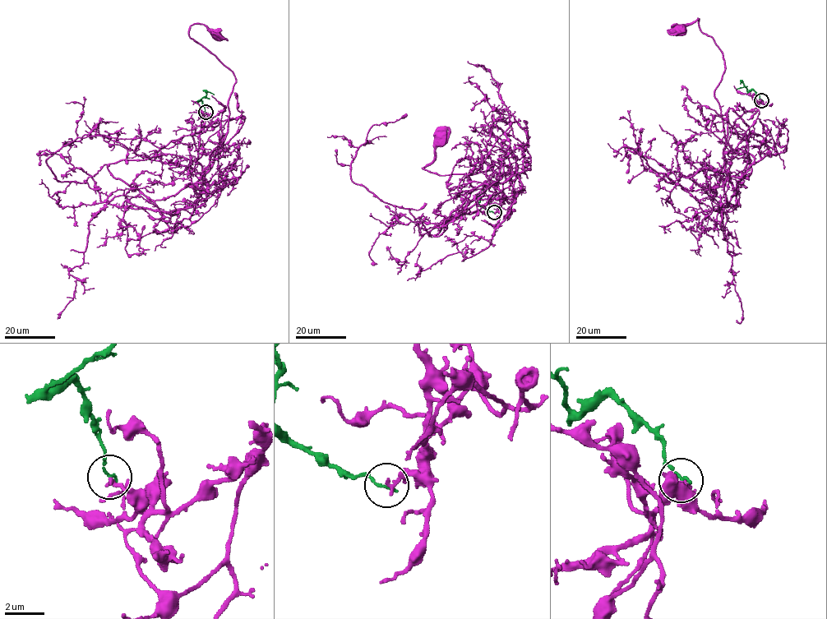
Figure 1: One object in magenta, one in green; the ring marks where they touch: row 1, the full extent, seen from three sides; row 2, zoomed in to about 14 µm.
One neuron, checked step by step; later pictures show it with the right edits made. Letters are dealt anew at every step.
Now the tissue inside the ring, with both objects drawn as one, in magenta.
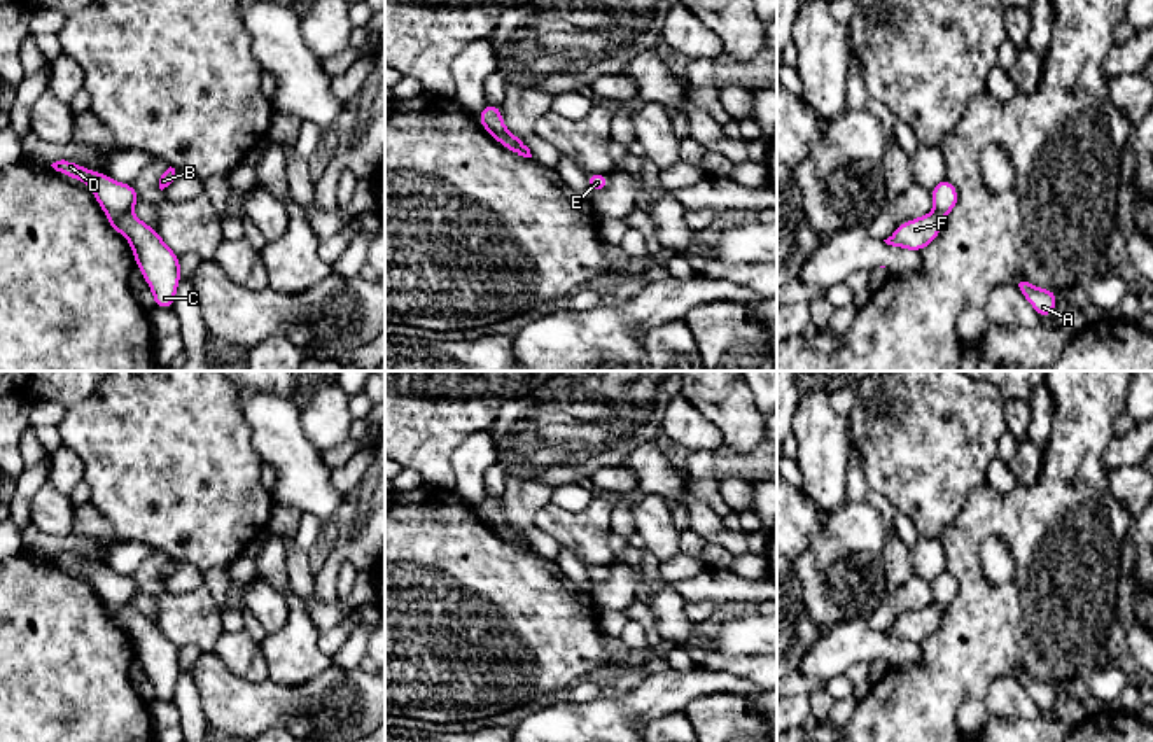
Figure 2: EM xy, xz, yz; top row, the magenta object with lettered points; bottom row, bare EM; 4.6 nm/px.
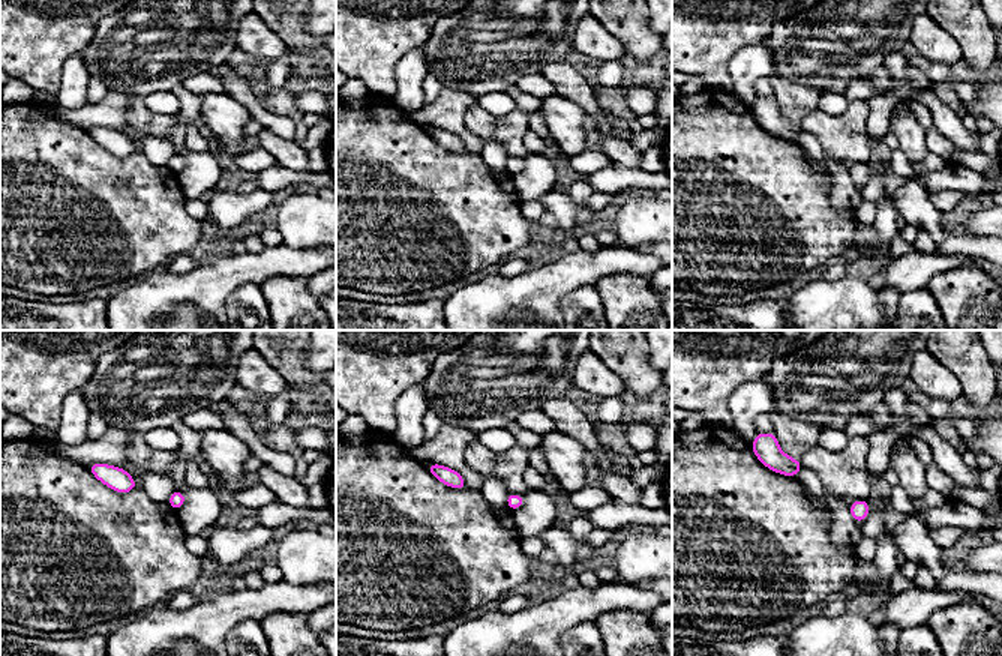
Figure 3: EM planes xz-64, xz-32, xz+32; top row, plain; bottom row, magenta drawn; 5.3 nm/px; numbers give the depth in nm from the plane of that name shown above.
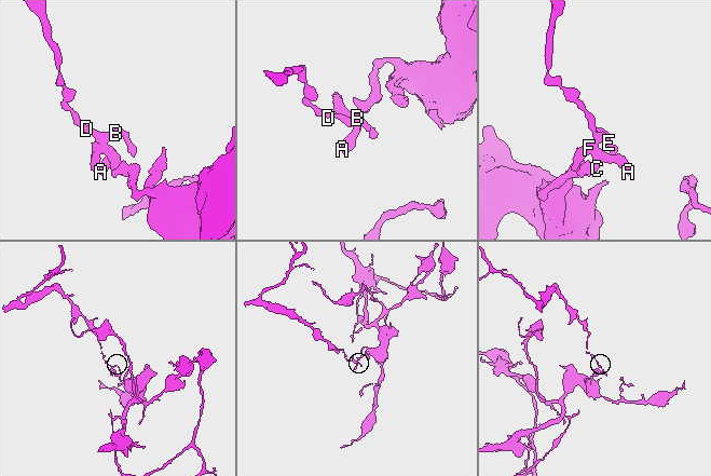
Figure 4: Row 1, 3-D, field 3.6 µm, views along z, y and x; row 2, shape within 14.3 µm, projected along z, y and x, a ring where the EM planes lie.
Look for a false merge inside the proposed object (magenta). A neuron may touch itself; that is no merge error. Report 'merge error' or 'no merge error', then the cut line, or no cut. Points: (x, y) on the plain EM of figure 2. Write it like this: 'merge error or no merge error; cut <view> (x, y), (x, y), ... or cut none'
merge error; cut xz (497, 531), (508, 536), (522, 536)

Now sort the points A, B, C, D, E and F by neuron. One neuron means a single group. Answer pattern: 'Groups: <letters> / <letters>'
Groups: A C F / B D E

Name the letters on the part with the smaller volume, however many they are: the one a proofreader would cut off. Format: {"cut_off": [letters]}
{"cut_off": ["B", "D", "E"]}

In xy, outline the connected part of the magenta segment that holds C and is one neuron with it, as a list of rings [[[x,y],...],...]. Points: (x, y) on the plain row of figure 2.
[[[114,606],[107,612],[114,623],[119,623],[129,634],[135,654],[152,682],[154,698],[173,702],[182,670],[178,648],[152,618],[142,614],[136,607]]]

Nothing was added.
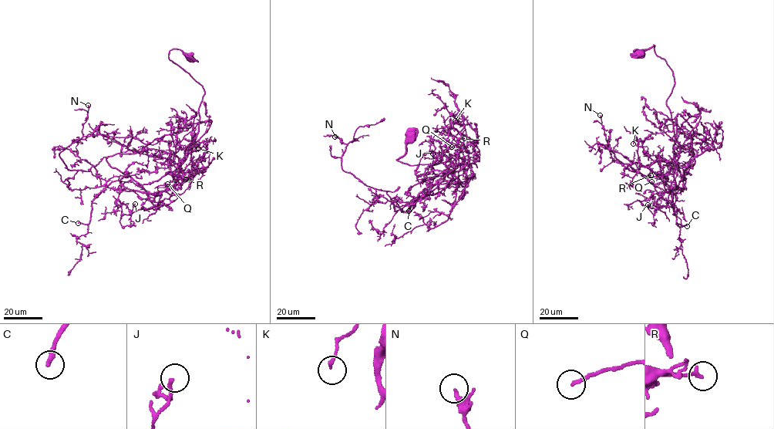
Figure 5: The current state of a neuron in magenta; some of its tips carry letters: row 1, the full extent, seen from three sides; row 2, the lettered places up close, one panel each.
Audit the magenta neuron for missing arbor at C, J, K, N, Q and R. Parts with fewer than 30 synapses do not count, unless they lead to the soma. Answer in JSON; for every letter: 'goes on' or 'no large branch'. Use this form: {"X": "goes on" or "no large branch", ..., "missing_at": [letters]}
{"C": "goes on", "J": "no large branch", "K": "no large branch", "N": "no large branch", "Q": "no large branch", "R": "no large branch", "missing_at": ["C"]}

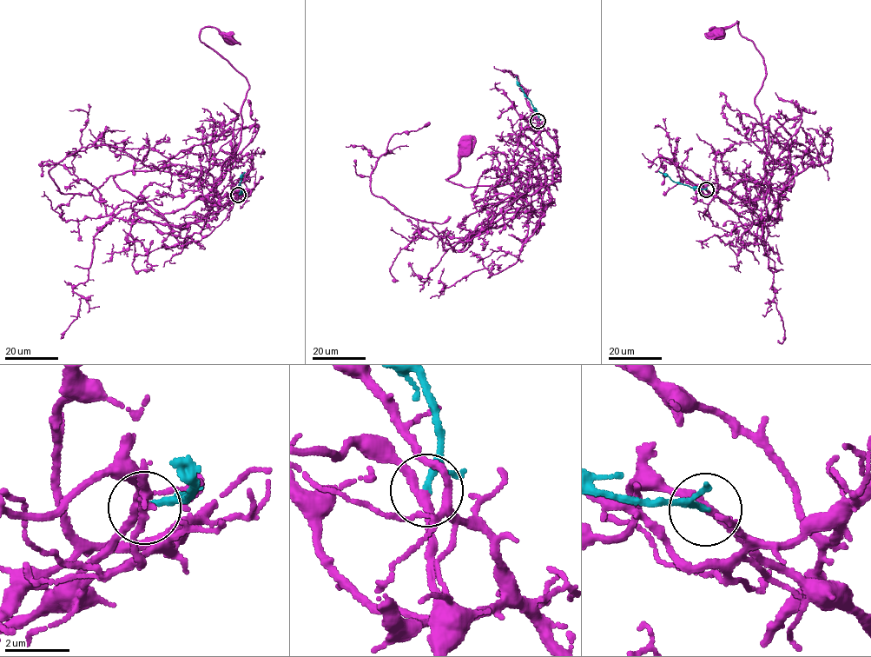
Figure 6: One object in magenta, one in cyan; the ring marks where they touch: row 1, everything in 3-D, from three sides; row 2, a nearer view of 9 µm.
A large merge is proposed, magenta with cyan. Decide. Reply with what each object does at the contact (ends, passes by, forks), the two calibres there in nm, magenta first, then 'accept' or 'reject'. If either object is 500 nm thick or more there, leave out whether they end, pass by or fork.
magenta passes by; cyan passes by; 240 nm thick on the magenta side, 130 nm on the other; accept

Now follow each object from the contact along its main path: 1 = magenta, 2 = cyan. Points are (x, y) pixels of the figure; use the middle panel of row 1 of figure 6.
1: (537, 121), (557, 142), (546, 187), (520, 172), (520, 181), (500, 185), (446, 180), (465, 149)
2: (537, 121), (537, 110), (519, 86), (517, 76)

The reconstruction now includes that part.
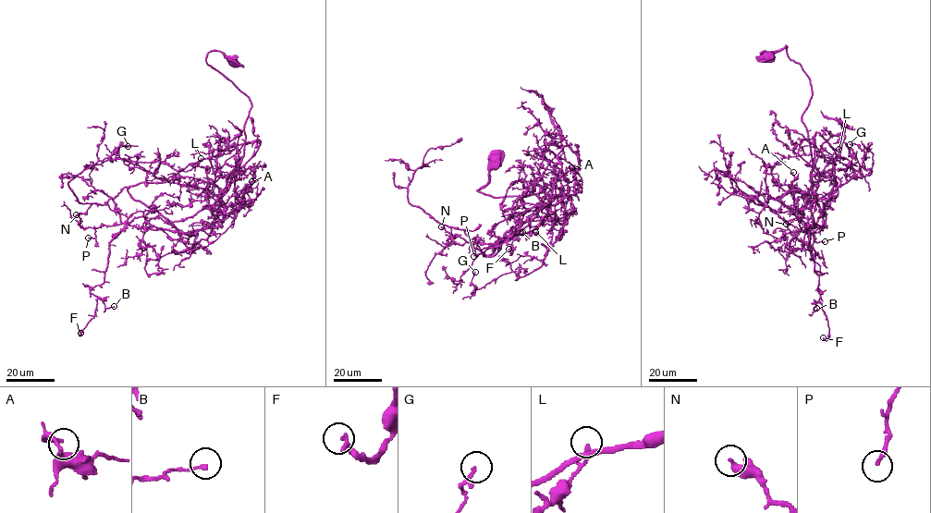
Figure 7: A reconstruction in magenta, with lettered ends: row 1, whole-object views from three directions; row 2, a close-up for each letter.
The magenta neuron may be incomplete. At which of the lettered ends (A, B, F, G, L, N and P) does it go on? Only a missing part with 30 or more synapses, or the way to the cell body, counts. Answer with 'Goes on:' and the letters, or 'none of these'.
Goes on: none of these

